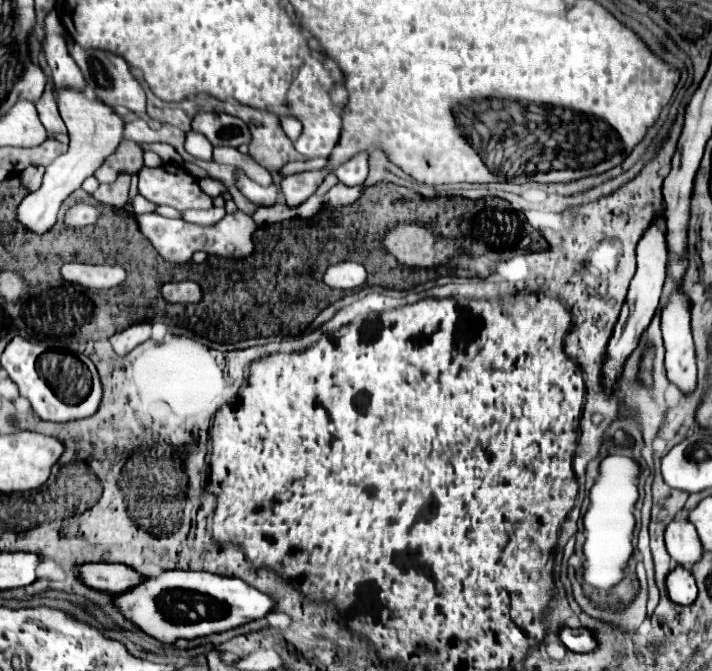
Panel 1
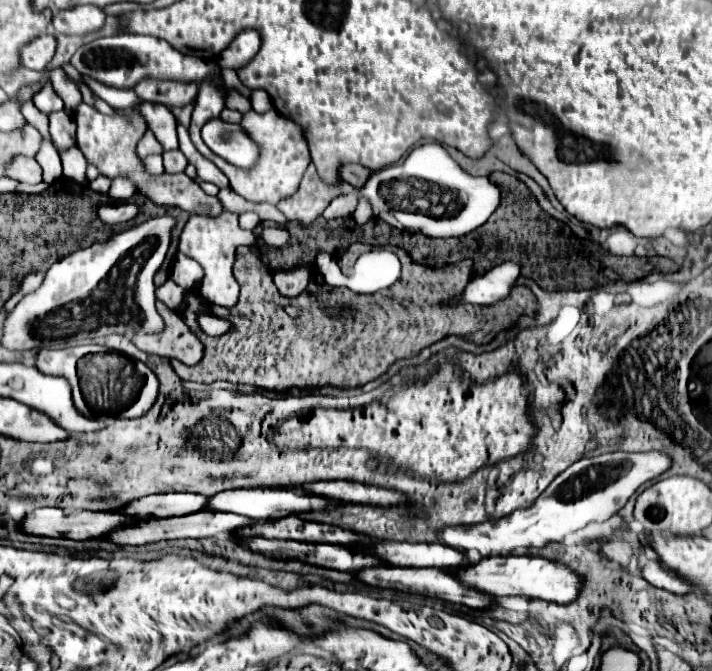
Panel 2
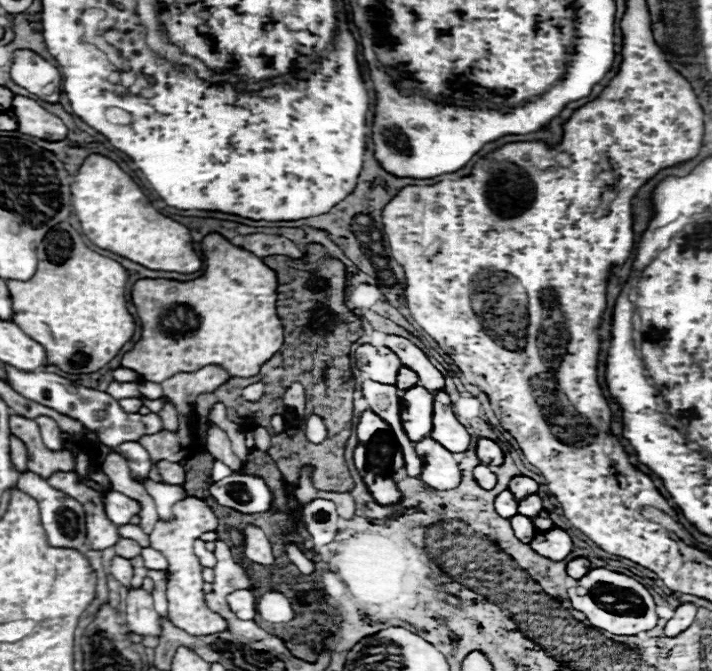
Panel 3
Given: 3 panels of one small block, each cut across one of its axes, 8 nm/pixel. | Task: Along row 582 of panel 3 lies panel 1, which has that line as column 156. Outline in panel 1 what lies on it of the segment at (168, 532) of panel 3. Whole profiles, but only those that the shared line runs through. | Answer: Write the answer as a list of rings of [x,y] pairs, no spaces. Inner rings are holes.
[[[162,164],[158,168],[144,166],[138,172],[138,192],[154,204],[166,204],[166,206],[172,206],[182,212],[212,208],[212,198],[200,190],[196,178],[192,178],[192,174],[188,174],[182,166],[174,166],[174,164]]]

